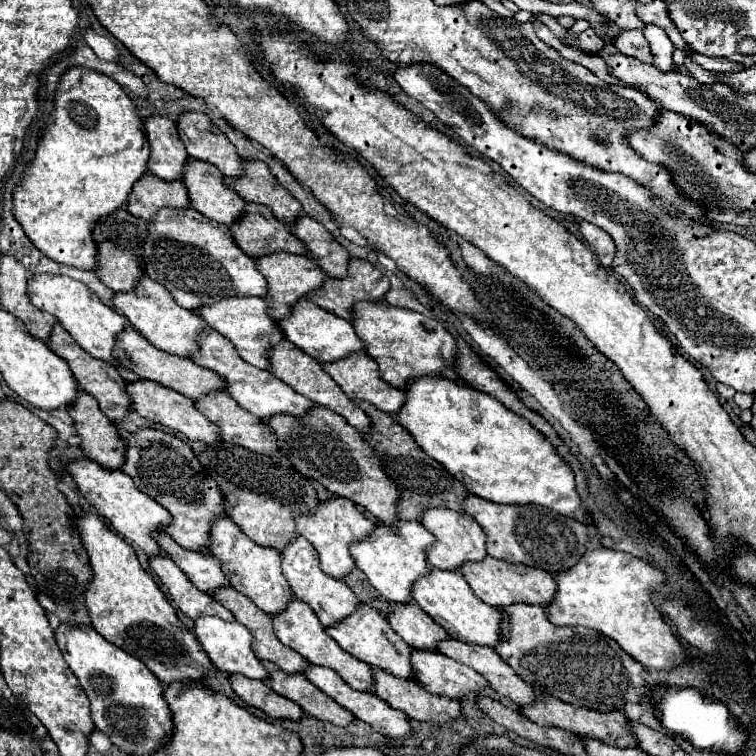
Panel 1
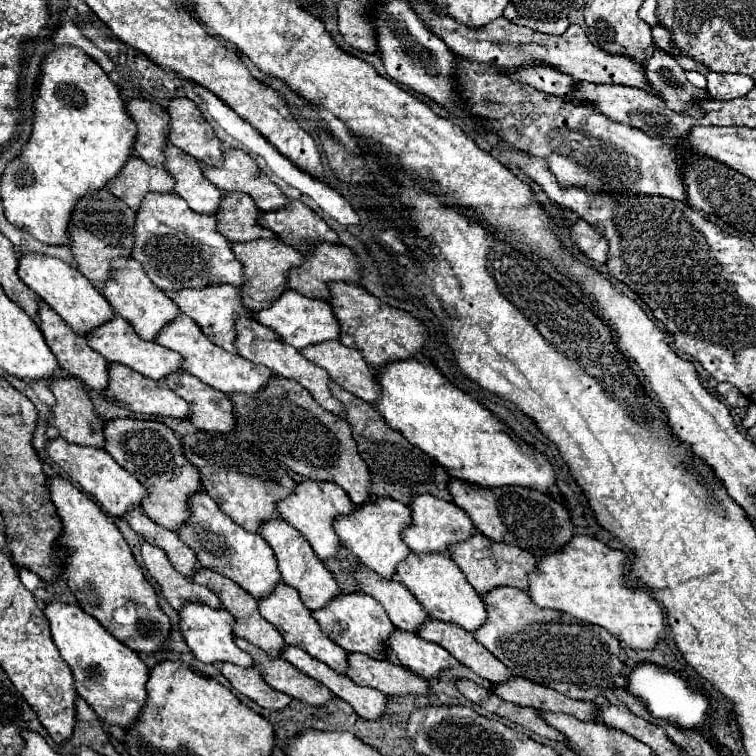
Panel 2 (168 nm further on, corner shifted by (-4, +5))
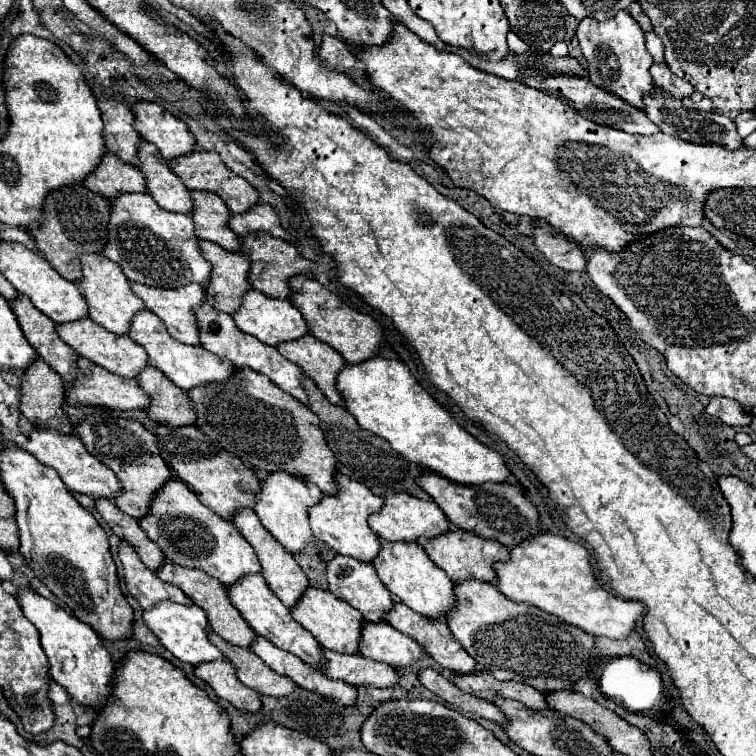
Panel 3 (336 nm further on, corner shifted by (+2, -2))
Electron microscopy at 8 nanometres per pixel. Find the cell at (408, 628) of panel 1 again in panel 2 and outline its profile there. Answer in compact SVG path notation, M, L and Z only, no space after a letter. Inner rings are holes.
M359 566L355 570L355 580L361 592L373 596L377 602L383 604L395 628L419 632L419 628L429 620L423 606L411 596L411 592L407 592L407 588L401 582L379 578L365 566Z

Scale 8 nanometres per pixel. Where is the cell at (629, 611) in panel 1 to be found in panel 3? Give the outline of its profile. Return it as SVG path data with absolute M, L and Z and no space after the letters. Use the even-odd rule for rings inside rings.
M533 535L533 539L525 539L525 543L519 543L509 551L509 561L495 563L493 567L497 589L505 597L531 603L591 635L623 639L635 629L635 621L645 613L641 603L625 601L603 587L597 587L597 579L589 565L589 551L581 543L561 535Z

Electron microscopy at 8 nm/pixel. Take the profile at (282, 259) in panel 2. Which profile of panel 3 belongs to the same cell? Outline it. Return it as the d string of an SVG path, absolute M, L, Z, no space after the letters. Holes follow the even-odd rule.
M201 241L199 251L213 267L213 275L203 287L207 303L217 311L231 315L241 305L243 295L251 289L247 281L251 261L241 253L229 253L211 241Z

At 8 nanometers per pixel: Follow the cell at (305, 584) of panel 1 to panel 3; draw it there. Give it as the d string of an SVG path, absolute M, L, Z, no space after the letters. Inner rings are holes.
M241 509L241 511L237 511L231 517L231 521L239 529L239 533L251 543L251 547L255 549L255 555L259 557L259 563L261 563L261 573L263 573L269 589L275 591L275 595L283 601L283 605L293 607L301 599L303 591L309 587L309 579L305 577L305 573L301 571L301 567L295 563L293 555L289 551L285 551L285 547L281 547L281 543L277 543L269 535L269 531L265 531L265 527L259 523L259 519L257 519L257 515L255 515L253 509Z

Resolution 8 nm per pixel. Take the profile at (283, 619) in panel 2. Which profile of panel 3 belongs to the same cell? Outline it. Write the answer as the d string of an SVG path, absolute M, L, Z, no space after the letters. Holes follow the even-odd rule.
M261 573L255 575L245 575L241 577L237 583L227 587L227 595L231 605L241 613L241 617L249 623L249 627L263 635L265 639L269 639L273 645L277 645L283 651L289 651L293 655L297 655L299 659L303 659L307 665L311 667L319 667L321 663L321 645L313 639L313 635L309 635L309 631L305 631L289 613L289 609L279 601L279 597L269 591L265 579Z

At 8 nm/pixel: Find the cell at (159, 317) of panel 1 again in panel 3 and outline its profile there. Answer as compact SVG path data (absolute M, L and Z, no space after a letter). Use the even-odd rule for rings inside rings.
M85 253L85 255L81 255L81 271L83 271L83 277L77 281L77 285L81 287L83 297L87 301L89 319L93 319L95 323L99 323L101 327L105 327L111 333L127 335L129 327L131 327L133 311L141 311L141 309L145 309L145 305L131 291L129 279L121 273L121 267L117 267L113 261L109 261L103 253Z

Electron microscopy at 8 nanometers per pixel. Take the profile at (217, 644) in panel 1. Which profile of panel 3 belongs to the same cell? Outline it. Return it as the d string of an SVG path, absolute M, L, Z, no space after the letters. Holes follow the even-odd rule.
M161 601L151 609L143 611L143 621L153 631L153 635L161 641L161 645L183 663L199 665L203 661L223 659L223 653L207 639L209 623L207 623L205 611L197 605L177 605L173 601Z

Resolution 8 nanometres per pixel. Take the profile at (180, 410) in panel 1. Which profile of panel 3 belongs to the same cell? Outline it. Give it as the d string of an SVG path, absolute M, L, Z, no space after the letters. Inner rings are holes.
M79 357L79 361L77 361L77 375L65 391L65 401L69 405L77 405L77 403L99 405L99 407L109 407L109 409L119 409L119 411L145 409L149 405L149 397L143 393L143 389L137 385L135 379L125 379L125 377L113 375L107 369L87 361L85 357Z

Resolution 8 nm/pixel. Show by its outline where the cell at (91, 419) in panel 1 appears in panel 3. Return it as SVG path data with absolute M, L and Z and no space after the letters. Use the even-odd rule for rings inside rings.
M35 359L25 371L21 373L21 387L19 387L19 411L37 427L37 429L57 429L61 433L73 433L73 425L67 421L67 415L61 409L65 387L61 377L49 369L41 367L41 359Z

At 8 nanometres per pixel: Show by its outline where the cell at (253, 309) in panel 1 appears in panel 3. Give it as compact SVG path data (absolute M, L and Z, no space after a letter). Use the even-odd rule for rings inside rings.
M131 283L131 289L145 303L145 307L165 323L171 337L187 345L199 345L193 307L205 301L205 291L201 285L189 283L177 289L161 289Z

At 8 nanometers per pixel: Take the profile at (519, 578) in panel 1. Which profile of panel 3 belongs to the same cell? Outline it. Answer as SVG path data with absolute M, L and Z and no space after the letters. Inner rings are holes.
M455 529L455 531L447 531L441 533L437 537L421 537L417 539L417 543L425 549L425 553L429 555L429 559L441 567L451 581L465 581L465 579L479 579L479 581L489 581L495 583L495 571L493 571L493 563L495 561L507 561L509 559L509 549L493 539L485 539L479 535L473 535L469 531L463 529Z

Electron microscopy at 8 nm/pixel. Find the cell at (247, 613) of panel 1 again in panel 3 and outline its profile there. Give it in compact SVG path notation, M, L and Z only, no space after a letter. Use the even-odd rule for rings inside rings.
M169 561L163 563L163 565L157 569L157 575L159 575L163 581L167 581L167 583L177 585L185 595L189 595L189 599L205 611L211 629L213 629L221 639L225 639L225 641L229 641L229 643L233 643L233 645L245 647L245 649L251 645L255 631L245 623L245 619L239 615L239 611L237 611L235 607L231 607L231 603L229 603L229 599L227 599L227 589L225 589L217 579L213 579L213 577L201 573L199 569L187 569L187 567L169 563Z

